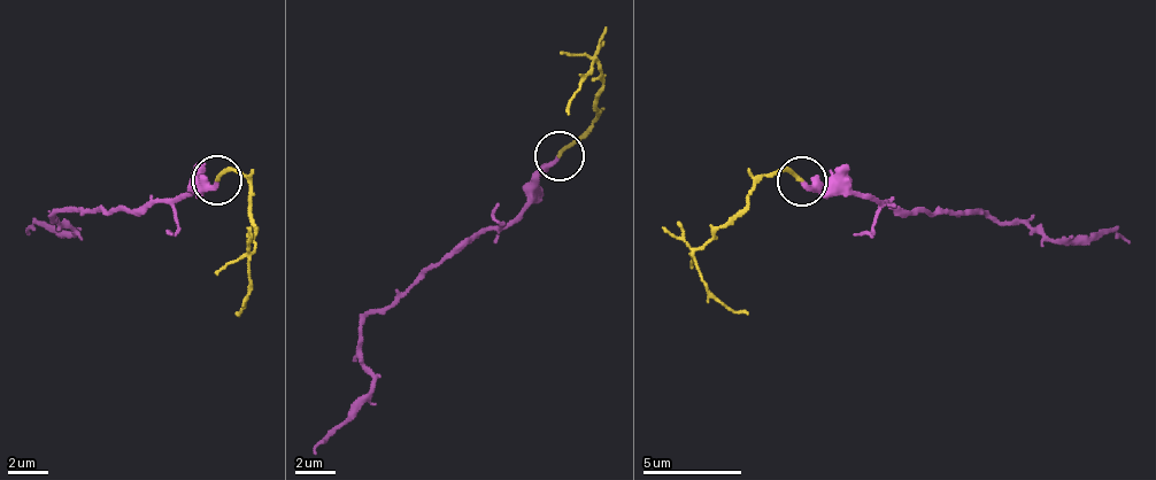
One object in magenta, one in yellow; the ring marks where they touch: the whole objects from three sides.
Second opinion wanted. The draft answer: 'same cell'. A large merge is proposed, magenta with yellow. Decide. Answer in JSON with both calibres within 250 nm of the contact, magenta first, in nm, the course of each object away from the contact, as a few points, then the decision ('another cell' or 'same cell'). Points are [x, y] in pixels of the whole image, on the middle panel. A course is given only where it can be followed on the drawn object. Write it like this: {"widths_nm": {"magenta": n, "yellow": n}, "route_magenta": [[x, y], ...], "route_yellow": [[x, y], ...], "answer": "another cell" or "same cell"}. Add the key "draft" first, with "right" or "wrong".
{"draft": "right", "widths_nm": {"magenta": 280, "yellow": 190}, "route_magenta": [[560, 154], [534, 199], [513, 219], [462, 239], [388, 308], [363, 323], [370, 393], [315, 451]], "route_yellow": [[560, 154], [594, 125], [602, 84], [593, 61], [587, 78], [564, 113]], "answer": "same cell"}

